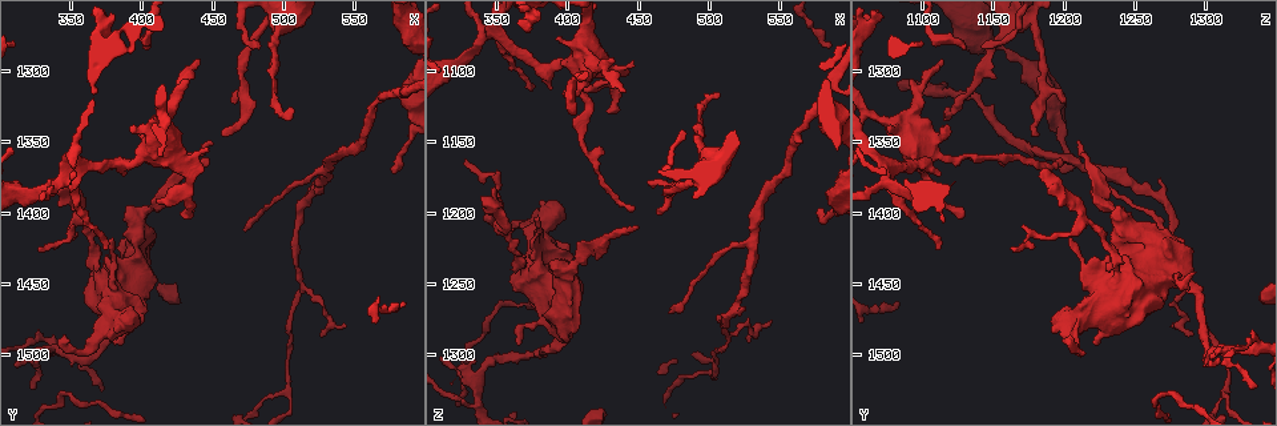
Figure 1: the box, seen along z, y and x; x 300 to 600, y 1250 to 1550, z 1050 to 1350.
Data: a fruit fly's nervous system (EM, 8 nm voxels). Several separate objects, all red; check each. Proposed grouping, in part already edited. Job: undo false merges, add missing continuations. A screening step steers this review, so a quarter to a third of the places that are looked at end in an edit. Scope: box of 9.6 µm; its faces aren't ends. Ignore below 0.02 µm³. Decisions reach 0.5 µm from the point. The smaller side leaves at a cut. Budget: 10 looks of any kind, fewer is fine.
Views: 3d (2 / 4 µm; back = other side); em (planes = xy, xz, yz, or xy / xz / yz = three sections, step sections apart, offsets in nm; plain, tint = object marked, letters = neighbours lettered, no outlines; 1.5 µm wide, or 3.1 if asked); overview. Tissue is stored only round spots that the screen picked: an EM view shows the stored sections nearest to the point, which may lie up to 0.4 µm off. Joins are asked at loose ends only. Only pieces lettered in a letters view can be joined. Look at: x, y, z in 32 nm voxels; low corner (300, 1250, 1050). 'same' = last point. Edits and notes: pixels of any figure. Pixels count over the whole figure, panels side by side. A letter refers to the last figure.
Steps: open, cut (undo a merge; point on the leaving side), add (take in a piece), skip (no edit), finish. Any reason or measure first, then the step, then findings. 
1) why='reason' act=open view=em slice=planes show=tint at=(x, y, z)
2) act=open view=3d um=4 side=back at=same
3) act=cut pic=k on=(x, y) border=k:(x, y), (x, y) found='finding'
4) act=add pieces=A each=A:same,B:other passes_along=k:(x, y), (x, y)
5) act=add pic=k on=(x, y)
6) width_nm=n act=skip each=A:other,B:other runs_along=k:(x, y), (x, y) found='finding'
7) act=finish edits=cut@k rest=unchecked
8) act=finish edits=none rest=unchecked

why='branch stops here' act=open view=em um=3.1 slice=planes show=letters at=(450, 1350, 1210)

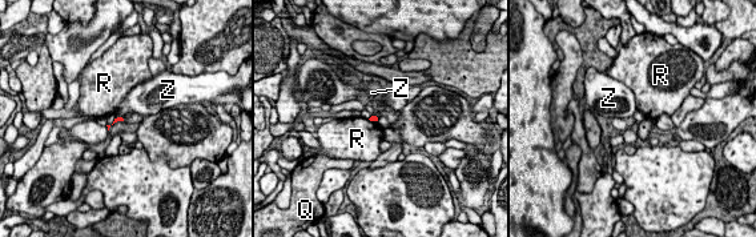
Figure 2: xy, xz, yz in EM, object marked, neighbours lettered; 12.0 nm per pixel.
act=skip each=Q:other,R:other,Z:other border=2:(116, 115), (124, 119) found='no lettered piece goes on from it'

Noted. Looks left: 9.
act=open view=em slice=planes show=tint at=(436, 1296, 1114)

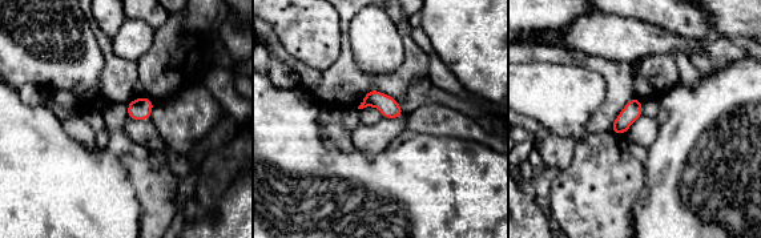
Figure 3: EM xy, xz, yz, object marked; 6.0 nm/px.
why='see the neighbours' act=open view=em slice=planes show=letters at=same

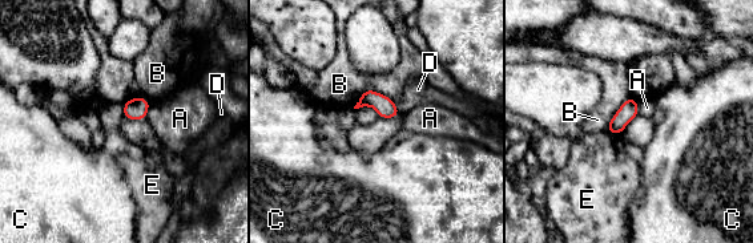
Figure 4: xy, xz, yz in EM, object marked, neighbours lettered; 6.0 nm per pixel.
width_nm=110 act=skip each=A:other,B:other,C:other,D:other,E:other border=4:(150, 104), (145, 118) found='no lettered piece goes on from it'

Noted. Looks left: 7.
why='tapers out' act=open view=3d um=4 at=(368, 1442, 1294)

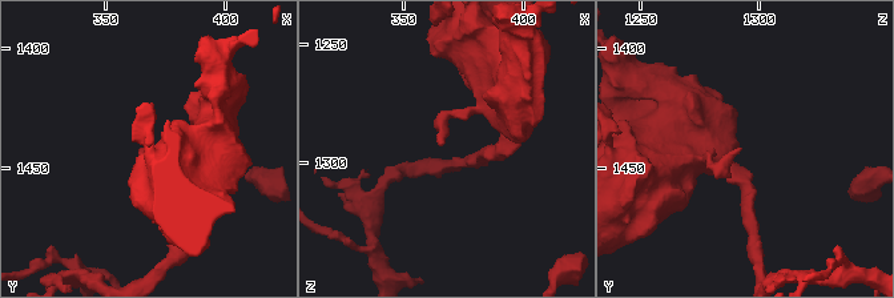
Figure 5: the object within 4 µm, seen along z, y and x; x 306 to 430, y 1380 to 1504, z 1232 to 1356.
why='shape alone is not enough' act=open view=em slice=xz step=4 show=letters at=(368, 1443, 1293)

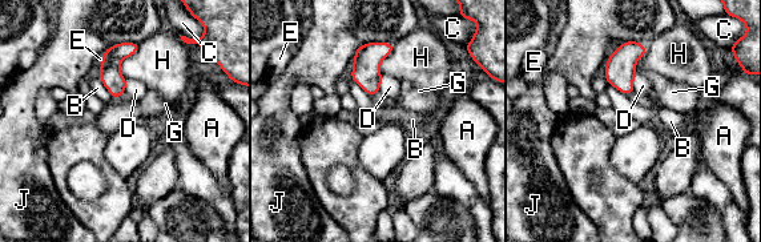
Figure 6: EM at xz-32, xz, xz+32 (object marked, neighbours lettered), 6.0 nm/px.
act=skip each=A:other,B:other,C:other,D:other,E:other,G:other,H:other,J:other border=6:(644, 55), (636, 61), (636, 73) found='no lettered piece goes on from it'

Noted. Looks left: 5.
why='three-way junction' act=open view=em slice=xz step=4 show=letters at=(500, 1526, 1314)

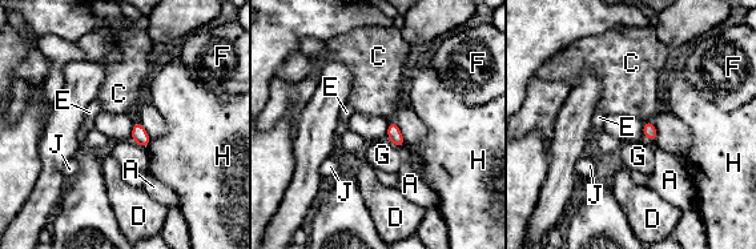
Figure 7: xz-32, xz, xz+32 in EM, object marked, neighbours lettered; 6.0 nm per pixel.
act=skip each=A:other,C:other,D:other,E:other,F:other,G:other,H:other,J:other border=7:(650, 119), (644, 123) found='one cell here'

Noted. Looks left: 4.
act=finish edits=none rest=unchecked

